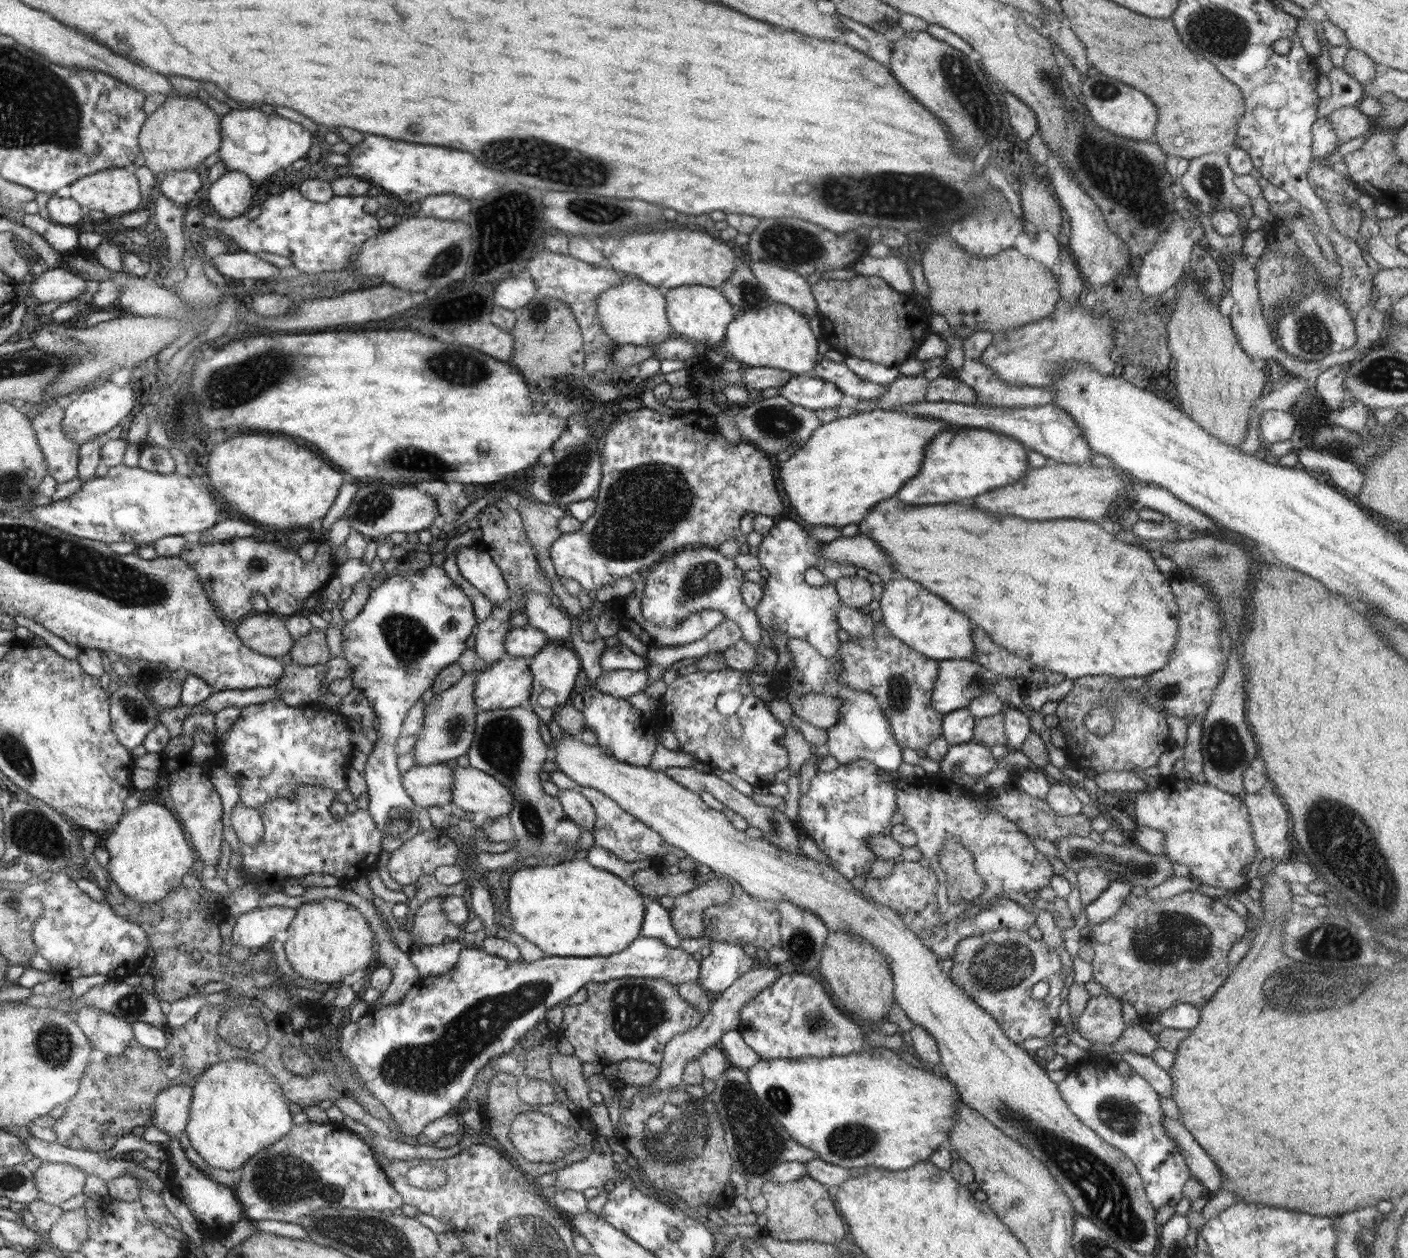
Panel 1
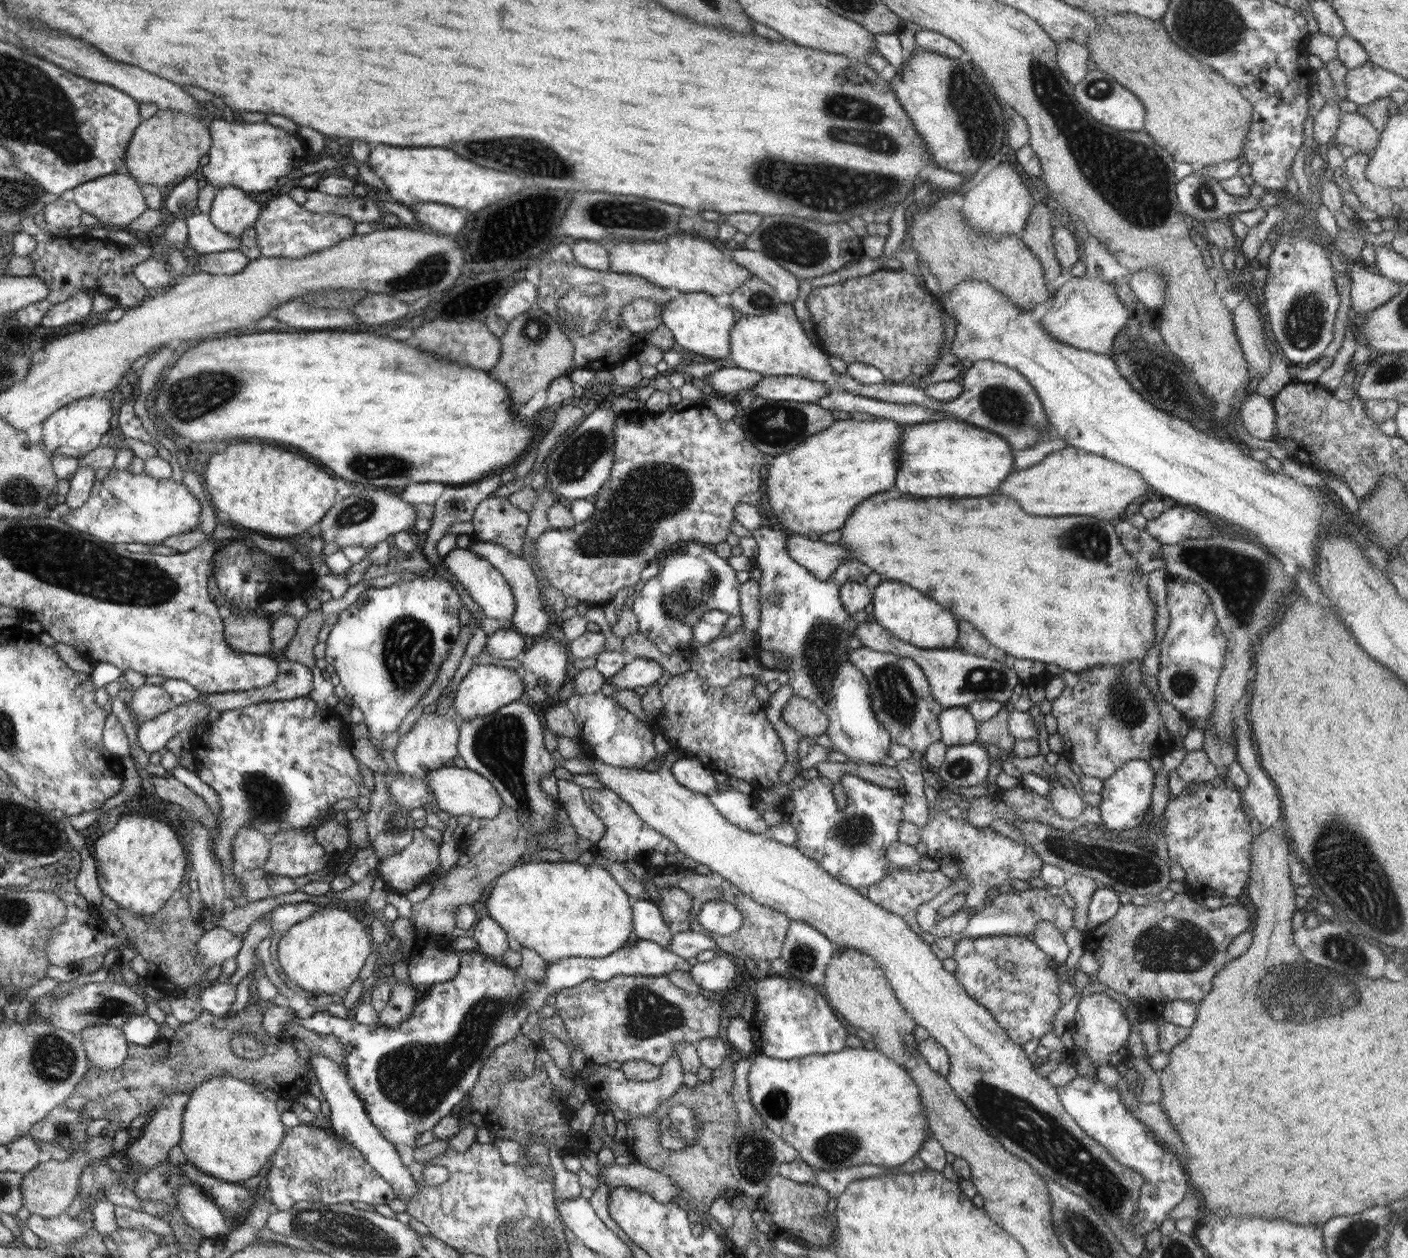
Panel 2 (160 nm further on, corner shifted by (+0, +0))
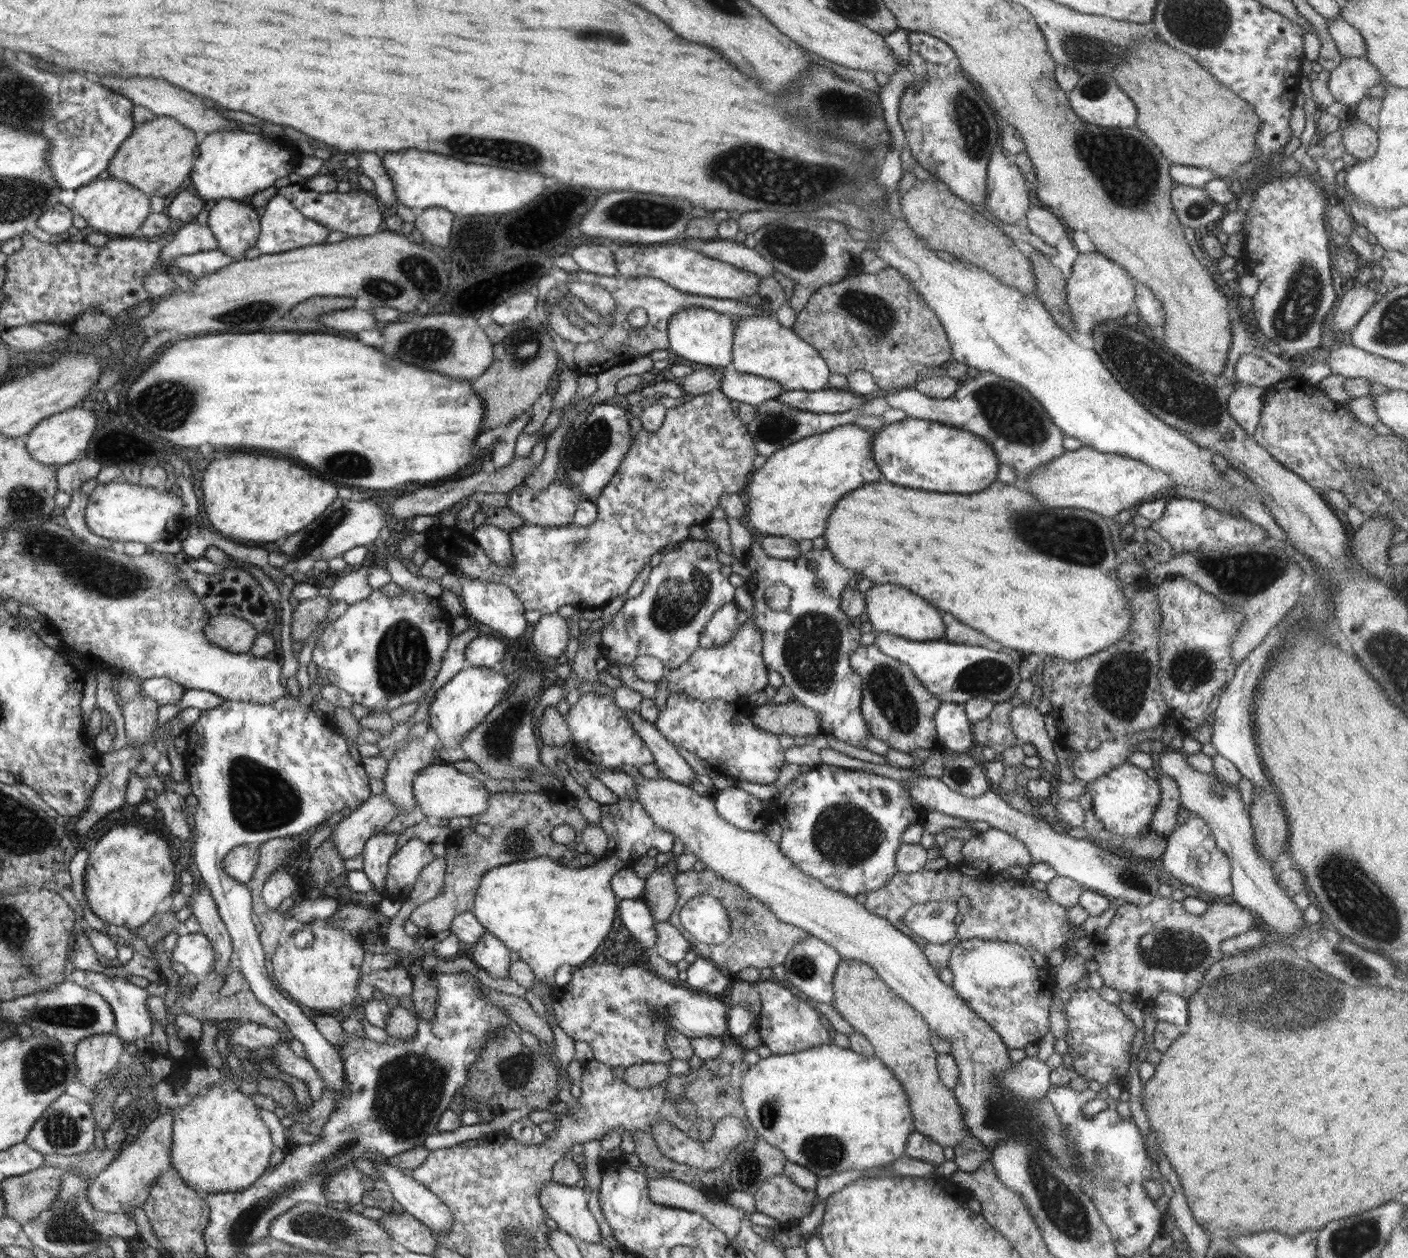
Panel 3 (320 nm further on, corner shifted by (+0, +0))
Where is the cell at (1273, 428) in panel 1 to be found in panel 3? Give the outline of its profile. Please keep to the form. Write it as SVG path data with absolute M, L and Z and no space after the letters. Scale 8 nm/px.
M1239 386L1232 389L1227 400L1230 416L1250 435L1255 434L1259 424L1266 389Z

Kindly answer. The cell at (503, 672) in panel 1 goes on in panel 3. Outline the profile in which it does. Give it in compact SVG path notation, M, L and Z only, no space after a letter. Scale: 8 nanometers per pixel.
M470 667L460 671L433 694L426 719L430 723L430 730L436 733L442 746L457 746L485 720L500 700L506 698L508 686L510 680L505 675L488 668Z

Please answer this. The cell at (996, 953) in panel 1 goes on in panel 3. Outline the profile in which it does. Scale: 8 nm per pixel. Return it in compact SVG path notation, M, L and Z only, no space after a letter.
M970 939L962 940L952 949L947 967L953 974L954 992L973 1010L986 1024L1000 1035L1002 1042L1009 1048L1024 1048L1038 1042L1049 1032L1051 1000L1053 997L1054 980L1046 967L1037 967L1030 956L1030 951L1013 942L997 940Z

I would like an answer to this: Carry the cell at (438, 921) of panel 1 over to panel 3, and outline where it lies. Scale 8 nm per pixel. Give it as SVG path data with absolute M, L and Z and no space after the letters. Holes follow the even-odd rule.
M550 791L492 793L487 810L472 817L470 825L458 832L458 836L462 833L463 838L460 838L458 844L452 844L456 846L456 850L446 851L446 873L440 894L415 908L409 914L409 919L420 929L431 930L436 934L441 930L448 930L455 916L472 910L480 881L492 868L541 856L570 866L578 854L576 846L581 842L581 832L589 825L576 801L570 794L566 802L562 800L562 796L558 796L556 800ZM477 824L491 826L490 836L483 837L476 833Z

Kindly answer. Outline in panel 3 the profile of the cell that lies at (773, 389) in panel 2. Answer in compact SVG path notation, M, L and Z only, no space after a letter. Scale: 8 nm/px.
M732 366L725 367L720 391L735 404L746 403L758 406L766 400L778 398L784 389L780 384L761 376L738 372Z

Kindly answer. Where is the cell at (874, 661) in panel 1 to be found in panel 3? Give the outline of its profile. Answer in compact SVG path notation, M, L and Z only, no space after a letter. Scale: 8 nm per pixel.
M861 645L852 652L850 663L852 670L861 678L863 691L860 713L868 725L870 735L885 742L890 749L911 754L916 748L942 748L934 720L941 700L918 680L910 667L884 655L874 645Z

